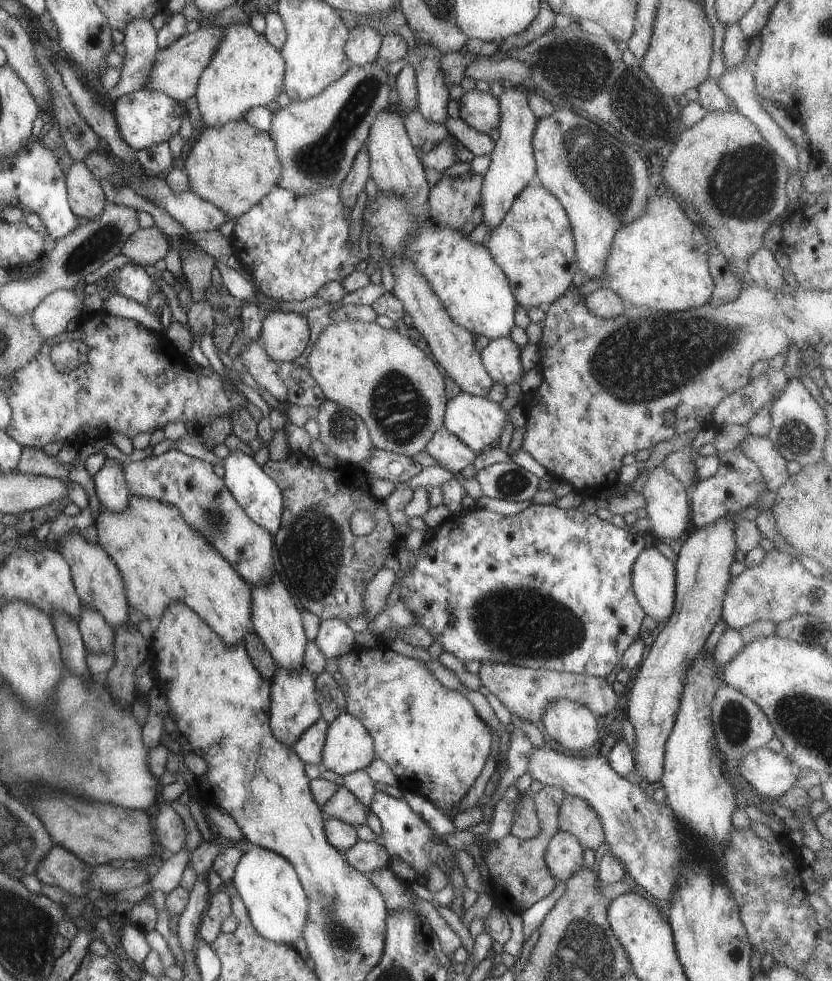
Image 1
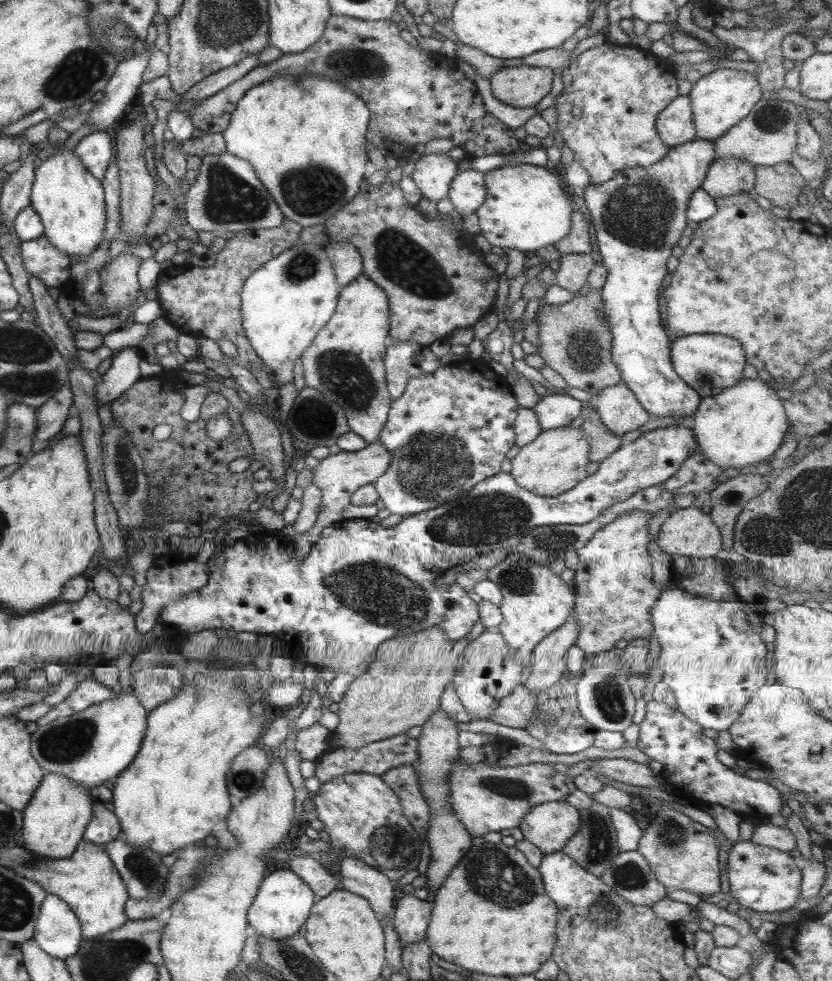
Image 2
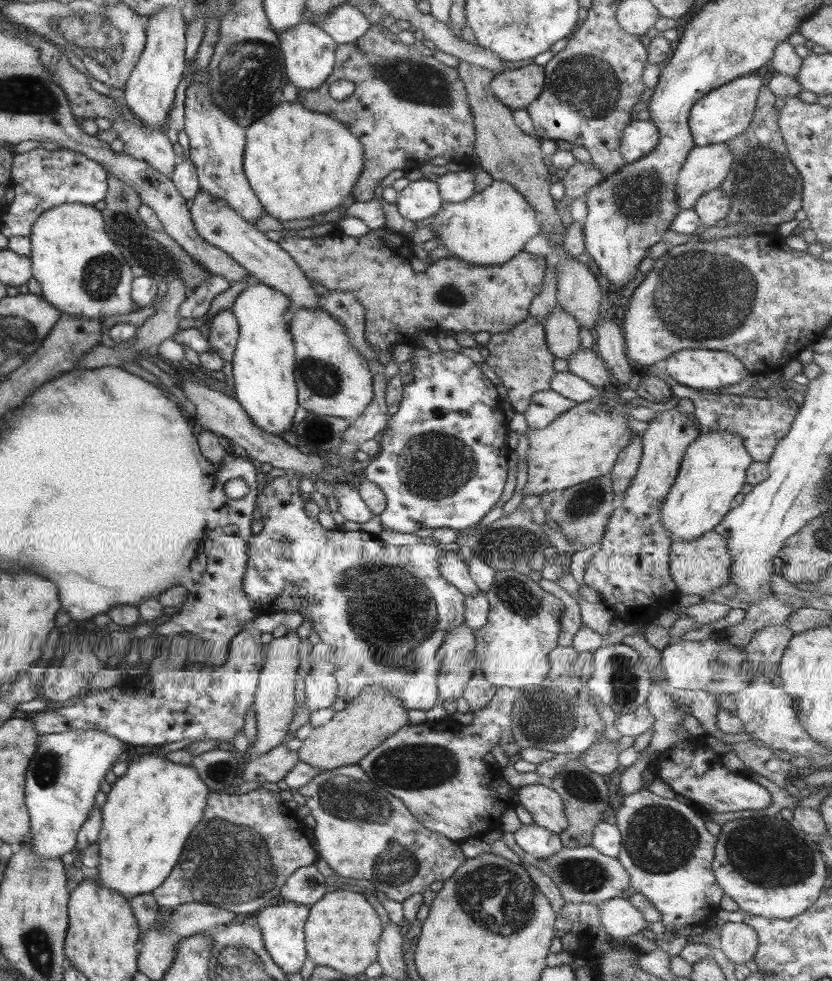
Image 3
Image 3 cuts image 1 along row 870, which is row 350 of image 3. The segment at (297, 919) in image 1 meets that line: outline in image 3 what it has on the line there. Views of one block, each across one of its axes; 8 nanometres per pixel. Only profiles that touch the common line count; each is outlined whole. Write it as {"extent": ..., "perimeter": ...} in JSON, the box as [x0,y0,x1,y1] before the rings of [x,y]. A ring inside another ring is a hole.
{"extent":[229,282,297,434],"perimeter":[[[256,282],[247,285],[234,299],[229,310],[236,318],[238,337],[230,360],[234,380],[234,399],[249,420],[261,430],[279,434],[293,426],[297,387],[295,384],[295,347],[288,323],[295,311],[290,298]]]}

